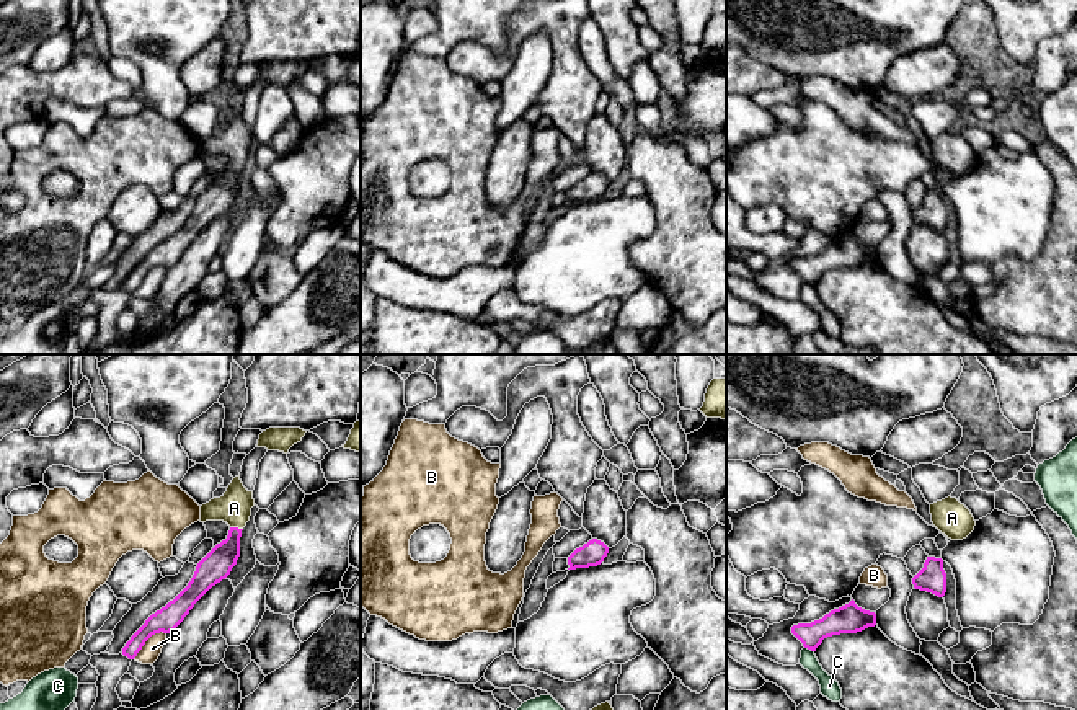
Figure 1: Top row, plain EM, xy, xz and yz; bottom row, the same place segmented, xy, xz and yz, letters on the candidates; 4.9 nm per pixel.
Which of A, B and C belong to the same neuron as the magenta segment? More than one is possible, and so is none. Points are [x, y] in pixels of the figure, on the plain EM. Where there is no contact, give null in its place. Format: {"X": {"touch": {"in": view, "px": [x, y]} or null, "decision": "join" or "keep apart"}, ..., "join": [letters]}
{"A": {"touch": {"in": "xy", "px": [237, 162]}, "decision": "join"}, "B": {"touch": {"in": "xy", "px": [147, 273]}, "decision": "keep apart"}, "C": {"touch": {"in": "yz", "px": [810, 283]}, "decision": "keep apart"}, "join": ["A"]}

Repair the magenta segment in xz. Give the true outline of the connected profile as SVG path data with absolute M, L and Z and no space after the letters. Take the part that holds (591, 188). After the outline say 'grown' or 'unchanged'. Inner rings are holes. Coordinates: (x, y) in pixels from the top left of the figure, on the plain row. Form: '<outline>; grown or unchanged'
M592 173L583 181L576 183L568 191L568 199L570 199L568 204L597 201L604 196L607 188L609 181L604 176Z; unchanged

